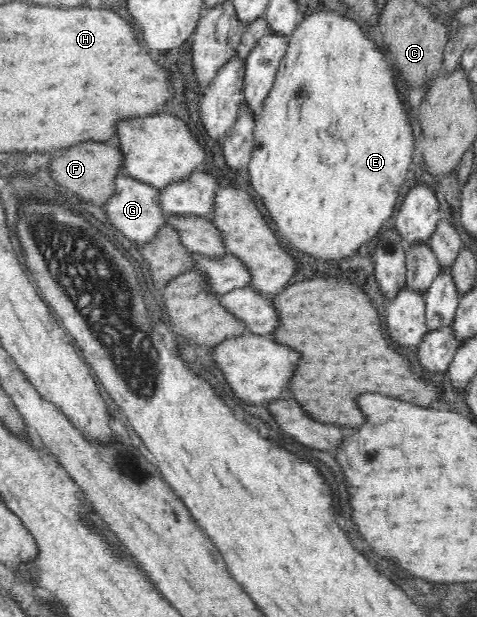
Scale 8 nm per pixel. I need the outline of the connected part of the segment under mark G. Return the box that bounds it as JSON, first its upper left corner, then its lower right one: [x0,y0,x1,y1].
[102,174,164,244]

